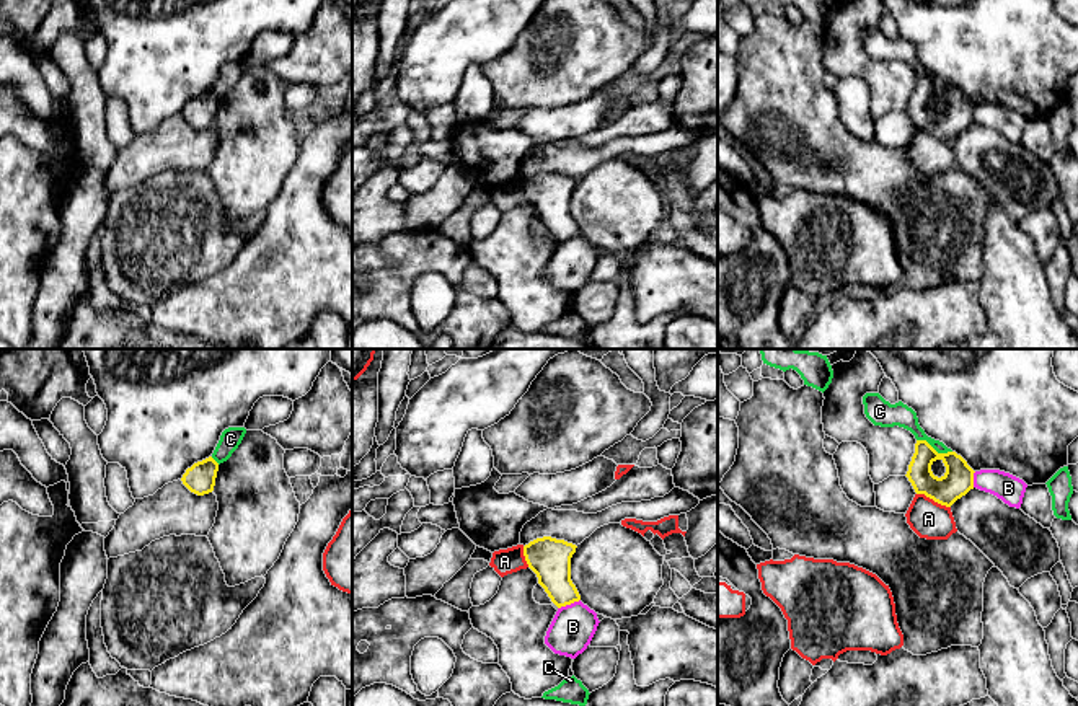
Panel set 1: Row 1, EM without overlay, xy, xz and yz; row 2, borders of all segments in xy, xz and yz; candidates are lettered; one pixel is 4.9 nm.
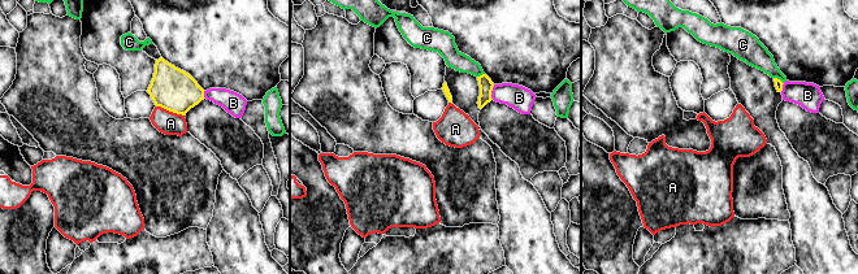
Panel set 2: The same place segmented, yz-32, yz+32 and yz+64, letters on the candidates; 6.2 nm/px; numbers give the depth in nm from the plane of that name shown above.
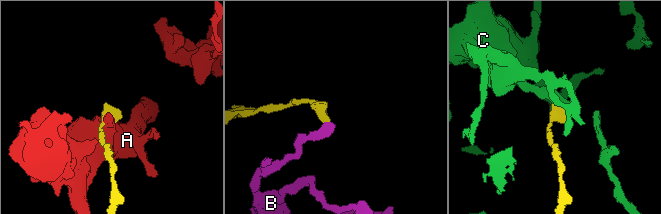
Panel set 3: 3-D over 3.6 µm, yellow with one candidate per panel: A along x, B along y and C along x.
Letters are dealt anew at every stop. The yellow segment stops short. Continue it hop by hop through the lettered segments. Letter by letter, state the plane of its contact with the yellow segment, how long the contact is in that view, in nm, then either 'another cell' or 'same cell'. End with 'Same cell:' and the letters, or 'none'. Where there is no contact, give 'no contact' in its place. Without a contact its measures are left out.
A: meets yellow in yz; contact 180 nm long; another cell
B: meets yellow in xz; contact 120 nm long; another cell
C: meets yellow in yz; contact 190 nm long; another cell
Same cell: none

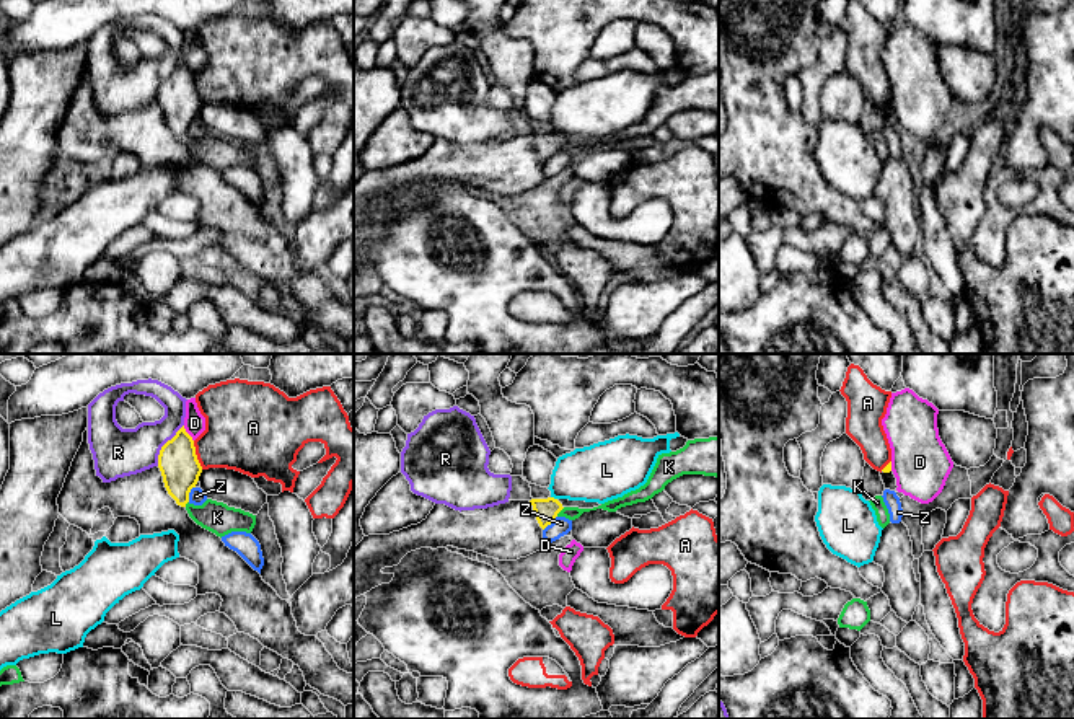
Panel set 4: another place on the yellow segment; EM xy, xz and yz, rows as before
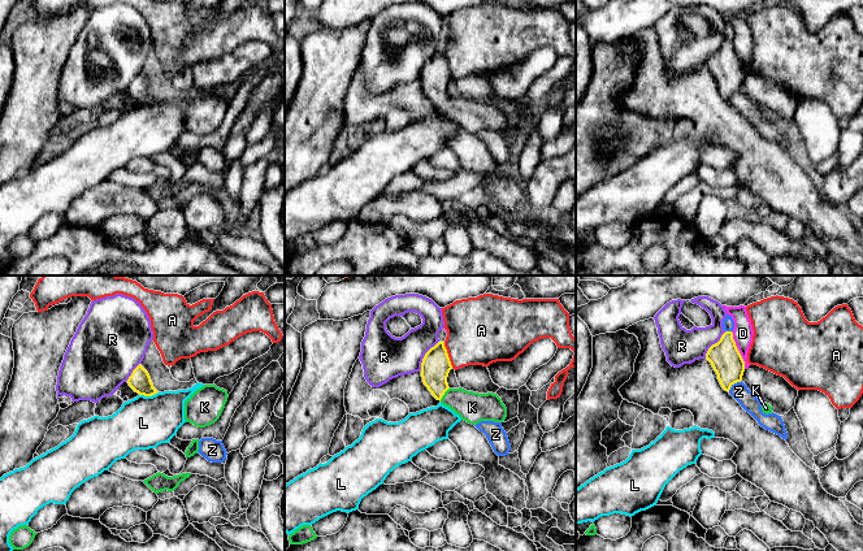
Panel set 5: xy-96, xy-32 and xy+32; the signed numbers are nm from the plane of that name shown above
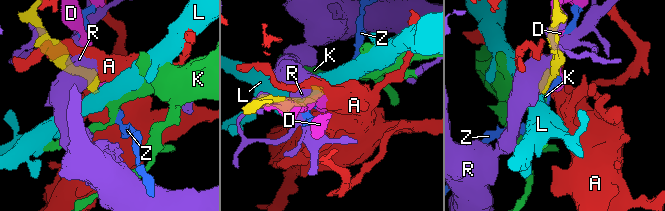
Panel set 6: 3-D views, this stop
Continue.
A: meets yellow in xy; contact 150 nm long; another cell
D: meets yellow in xy; contact 90 nm long; another cell
K: meets yellow in xz; contact 60 nm long; same cell
L: meets yellow in xz; contact 40 nm long; another cell
R: meets yellow in xy; contact 240 nm long; another cell
Z: meets yellow in xy; contact 90 nm long; another cell
Same cell: K

